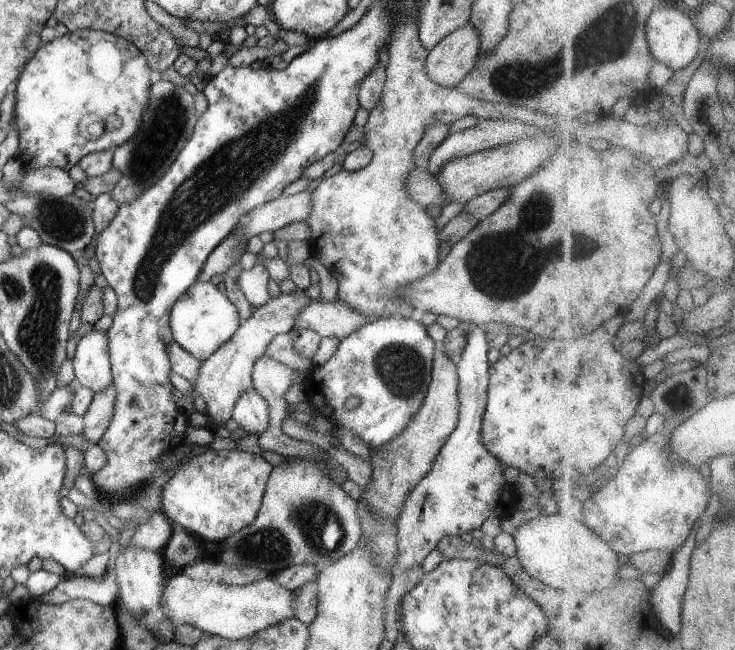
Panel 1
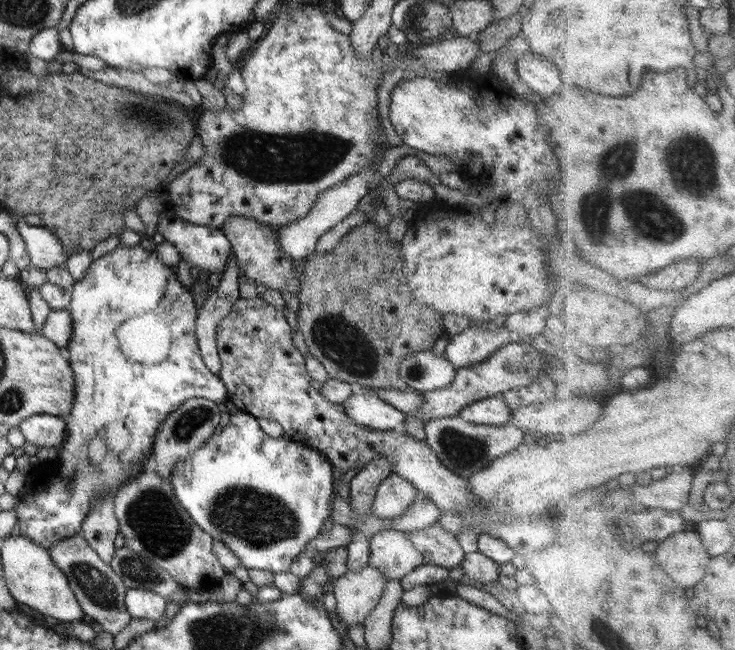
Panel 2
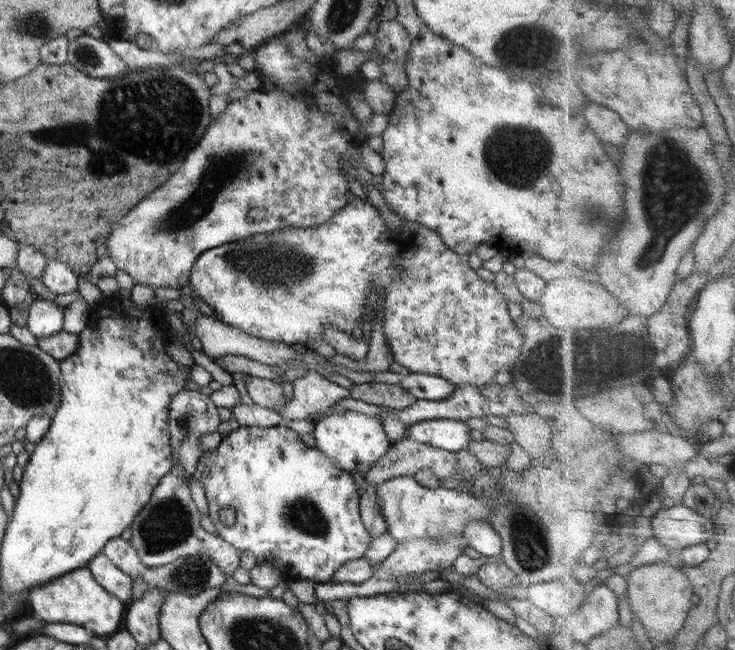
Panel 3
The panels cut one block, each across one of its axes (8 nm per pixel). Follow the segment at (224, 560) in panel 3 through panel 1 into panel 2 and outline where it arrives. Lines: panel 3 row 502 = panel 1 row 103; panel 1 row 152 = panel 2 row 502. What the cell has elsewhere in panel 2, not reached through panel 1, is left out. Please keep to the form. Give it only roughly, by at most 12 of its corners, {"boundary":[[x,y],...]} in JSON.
{"boundary":[[151,468],[112,496],[125,546],[183,589],[226,570]]}

